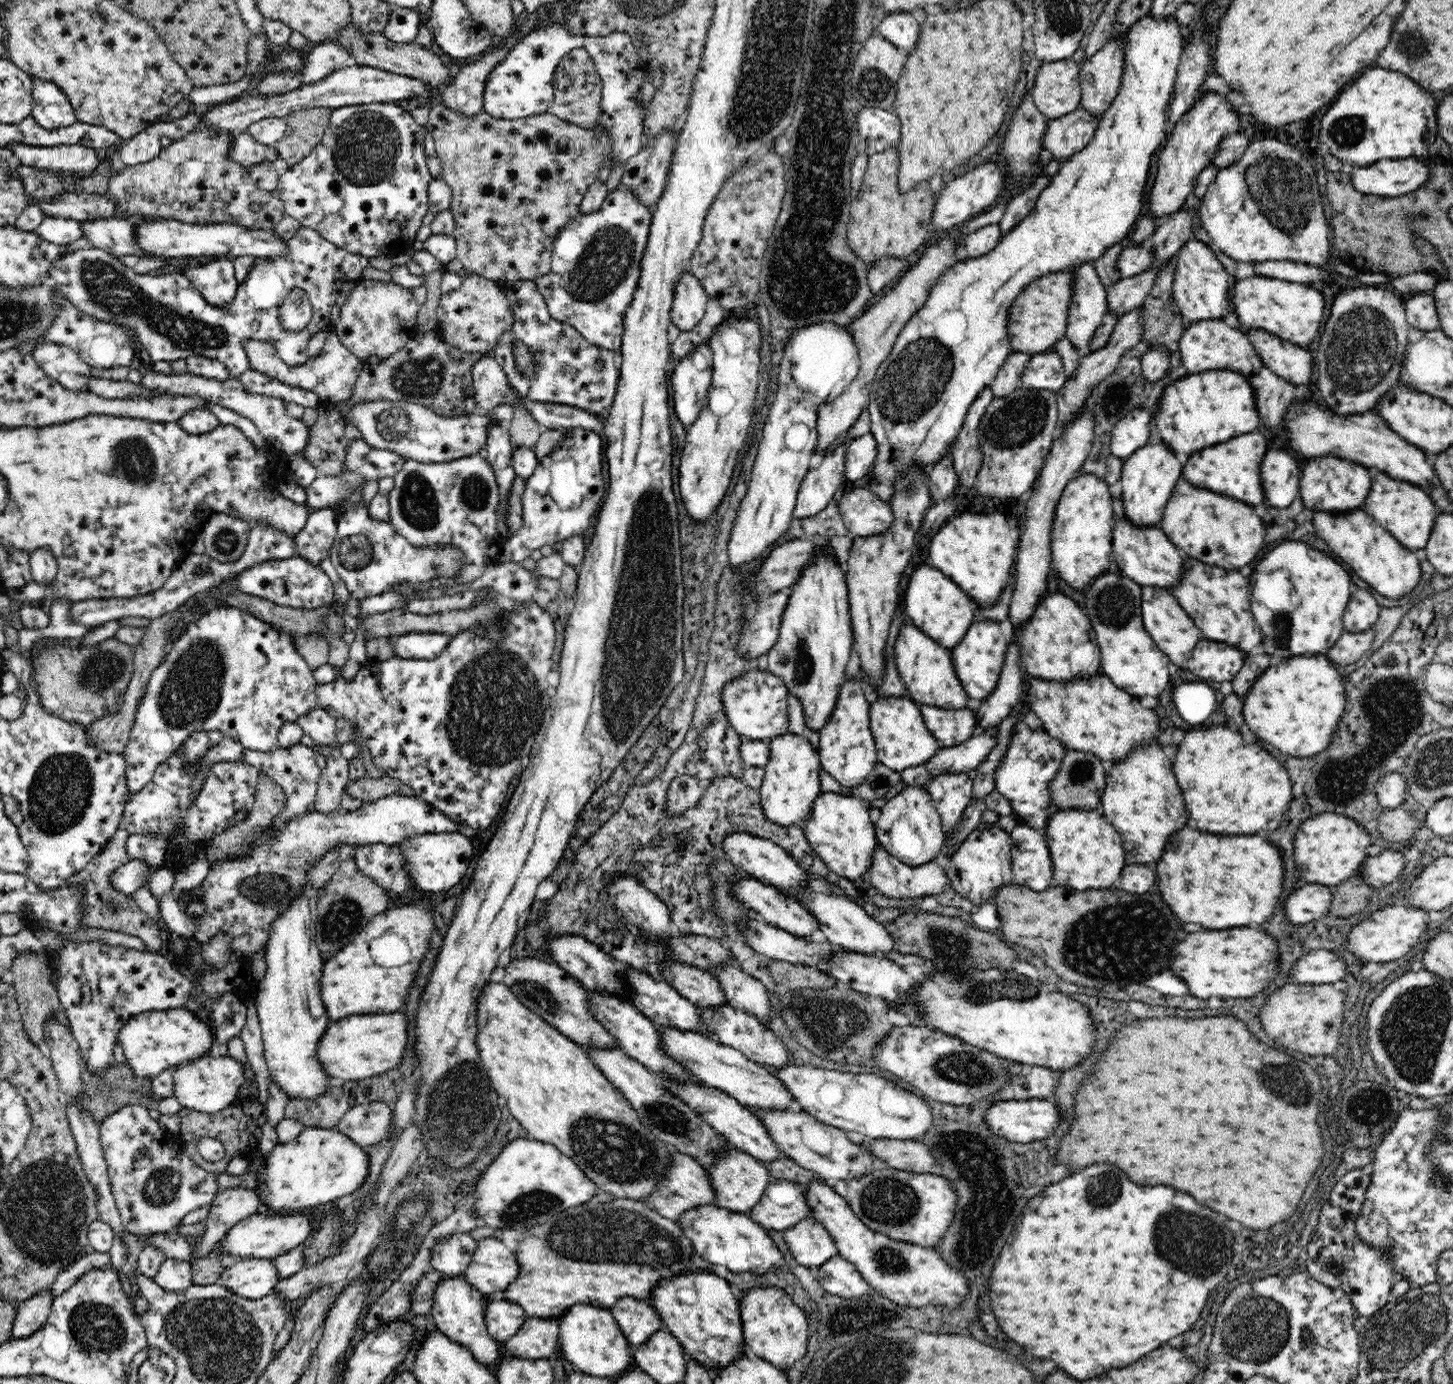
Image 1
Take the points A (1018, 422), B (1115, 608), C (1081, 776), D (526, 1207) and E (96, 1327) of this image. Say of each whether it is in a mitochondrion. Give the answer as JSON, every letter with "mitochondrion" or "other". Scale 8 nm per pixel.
{"A":"mitochondrion","B":"mitochondrion","C":"mitochondrion","D":"mitochondrion","E":"mitochondrion"}

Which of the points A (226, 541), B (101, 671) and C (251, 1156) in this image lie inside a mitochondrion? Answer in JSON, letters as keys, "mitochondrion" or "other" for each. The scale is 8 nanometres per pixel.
{"A":"mitochondrion","B":"mitochondrion","C":"other"}

